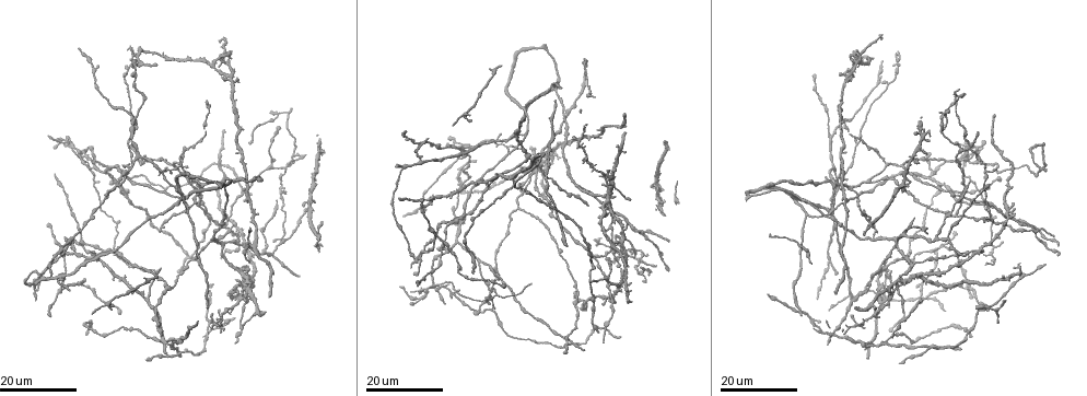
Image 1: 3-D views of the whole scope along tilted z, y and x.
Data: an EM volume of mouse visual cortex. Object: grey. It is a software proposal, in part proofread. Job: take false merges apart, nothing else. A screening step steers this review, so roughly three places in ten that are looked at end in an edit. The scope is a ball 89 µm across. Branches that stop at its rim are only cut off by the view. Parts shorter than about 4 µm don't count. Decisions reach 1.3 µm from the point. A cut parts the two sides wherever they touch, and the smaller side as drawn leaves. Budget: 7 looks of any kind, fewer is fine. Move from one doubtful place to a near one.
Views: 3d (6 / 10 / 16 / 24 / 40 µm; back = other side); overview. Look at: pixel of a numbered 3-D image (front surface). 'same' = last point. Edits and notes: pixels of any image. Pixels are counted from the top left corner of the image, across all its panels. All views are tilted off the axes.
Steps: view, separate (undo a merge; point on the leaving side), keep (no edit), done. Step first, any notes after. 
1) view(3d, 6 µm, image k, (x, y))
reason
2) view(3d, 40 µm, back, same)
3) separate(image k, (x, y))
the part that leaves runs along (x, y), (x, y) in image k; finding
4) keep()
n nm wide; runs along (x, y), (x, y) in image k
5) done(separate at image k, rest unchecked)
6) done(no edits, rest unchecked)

view(3d, 16 µm, image 1, (833, 178))
a fork

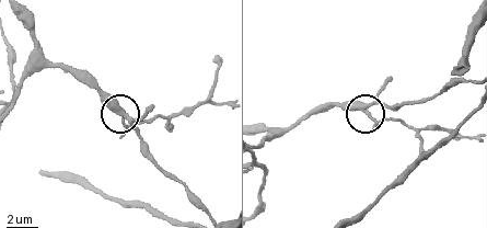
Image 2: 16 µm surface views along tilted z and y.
view(3d, 10 µm, image 2, (117, 113))

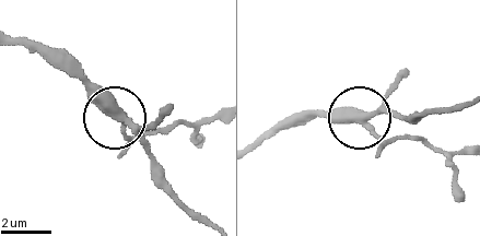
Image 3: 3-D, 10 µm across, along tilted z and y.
separate(image 3, (390, 143))
side arm 10 µm; the part that leaves runs along (367, 124), (383, 137), (420, 139), (460, 154) in image 3; two cells meet here

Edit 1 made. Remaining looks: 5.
view(overview)

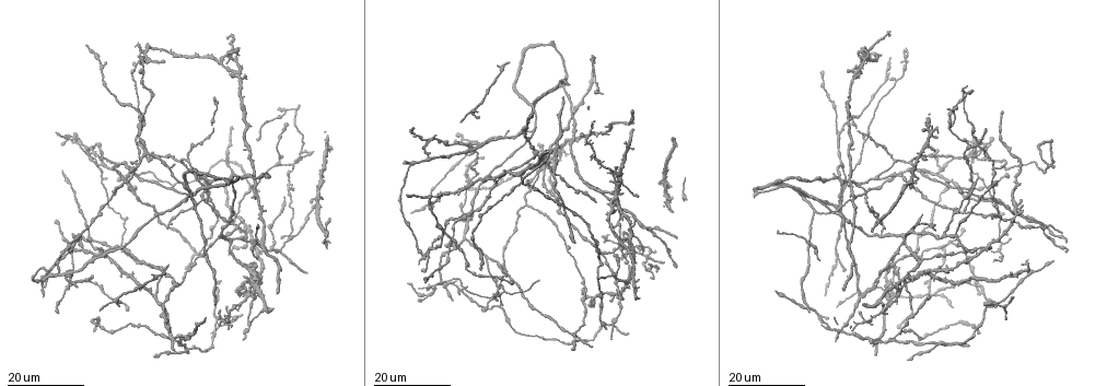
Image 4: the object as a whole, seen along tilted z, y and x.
view(3d, 16 µm, image 4, (253, 270))

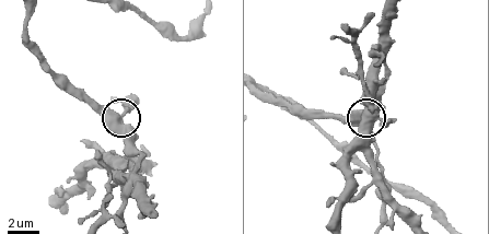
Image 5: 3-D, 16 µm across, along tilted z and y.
view(3d, 6 µm, image 5, (122, 118))

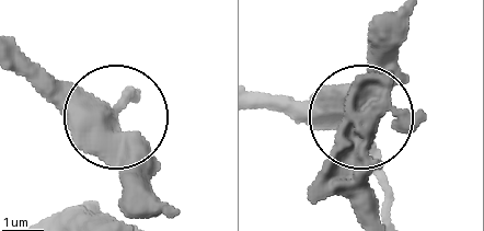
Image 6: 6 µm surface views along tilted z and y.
keep()
all the same cell

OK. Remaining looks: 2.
view(3d, 24 µm, image 4, (441, 230))

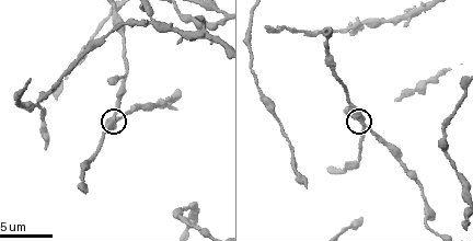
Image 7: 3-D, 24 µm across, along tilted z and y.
view(3d, 10 µm, image 7, (360, 119))
zoom in

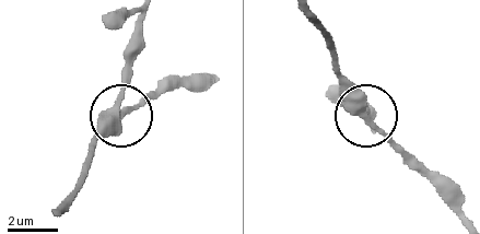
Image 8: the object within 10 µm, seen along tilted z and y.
keep()
300 nm wide; all the same cell

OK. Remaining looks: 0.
done(separate at image 3, rest unchecked)

